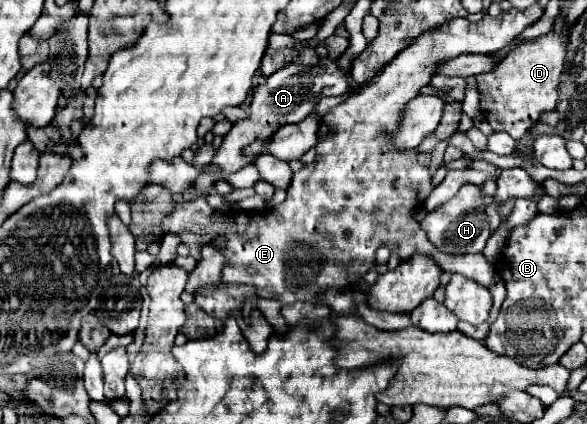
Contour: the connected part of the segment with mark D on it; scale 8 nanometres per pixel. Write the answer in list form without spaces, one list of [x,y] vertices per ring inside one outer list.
[[[550,31],[538,39],[520,43],[502,59],[502,63],[498,63],[494,71],[476,77],[482,115],[494,131],[506,131],[512,139],[518,141],[524,131],[540,119],[540,113],[556,109],[560,75],[564,71],[566,47],[570,41],[568,37],[570,31]]]

